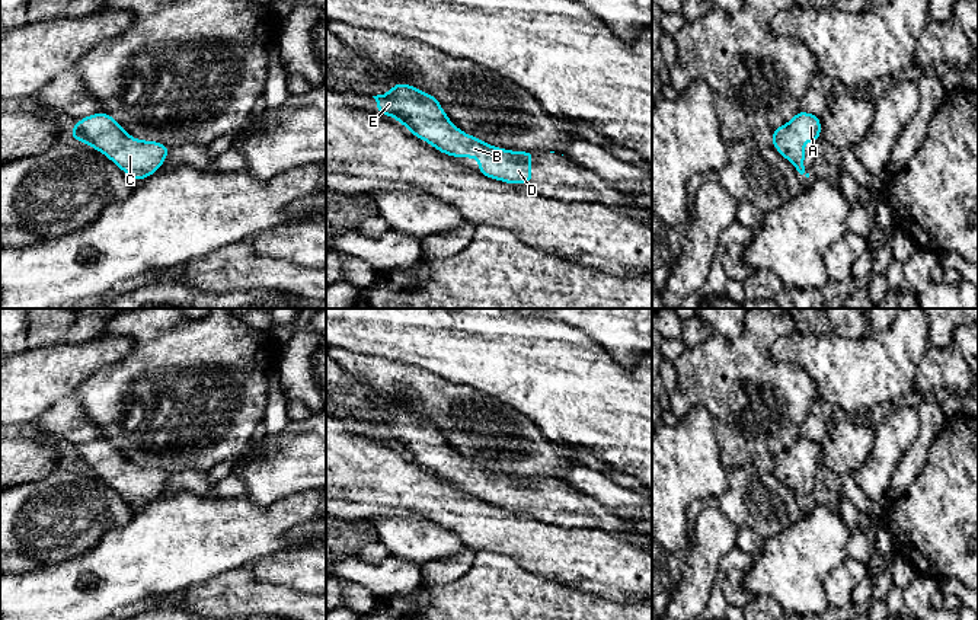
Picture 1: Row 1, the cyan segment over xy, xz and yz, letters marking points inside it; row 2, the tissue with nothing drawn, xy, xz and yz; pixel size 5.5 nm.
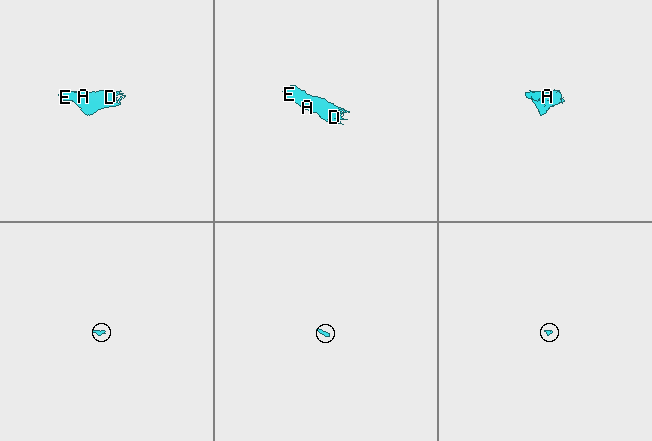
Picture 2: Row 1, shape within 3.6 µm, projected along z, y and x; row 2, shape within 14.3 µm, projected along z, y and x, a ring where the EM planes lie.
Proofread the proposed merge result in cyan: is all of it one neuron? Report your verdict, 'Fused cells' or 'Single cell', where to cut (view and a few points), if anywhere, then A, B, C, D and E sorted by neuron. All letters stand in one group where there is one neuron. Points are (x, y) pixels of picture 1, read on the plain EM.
Single cell. No split. Groups: A B C D E

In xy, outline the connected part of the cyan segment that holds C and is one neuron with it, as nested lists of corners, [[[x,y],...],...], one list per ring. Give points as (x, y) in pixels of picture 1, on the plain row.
[[[103,437],[77,447],[70,466],[80,466],[100,477],[138,508],[156,499],[170,477],[163,469],[135,466]]]

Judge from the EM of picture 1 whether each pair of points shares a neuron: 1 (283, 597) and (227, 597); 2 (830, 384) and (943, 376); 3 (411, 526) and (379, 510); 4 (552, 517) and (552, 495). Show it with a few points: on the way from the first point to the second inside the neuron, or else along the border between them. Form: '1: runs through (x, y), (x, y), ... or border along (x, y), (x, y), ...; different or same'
1: runs through (269, 597), (240, 597); same
2: border along (929, 345), (917, 368), (914, 389); different
3: border along (368, 518), (419, 514), (427, 520); different
4: runs through (552, 511), (552, 501); same

